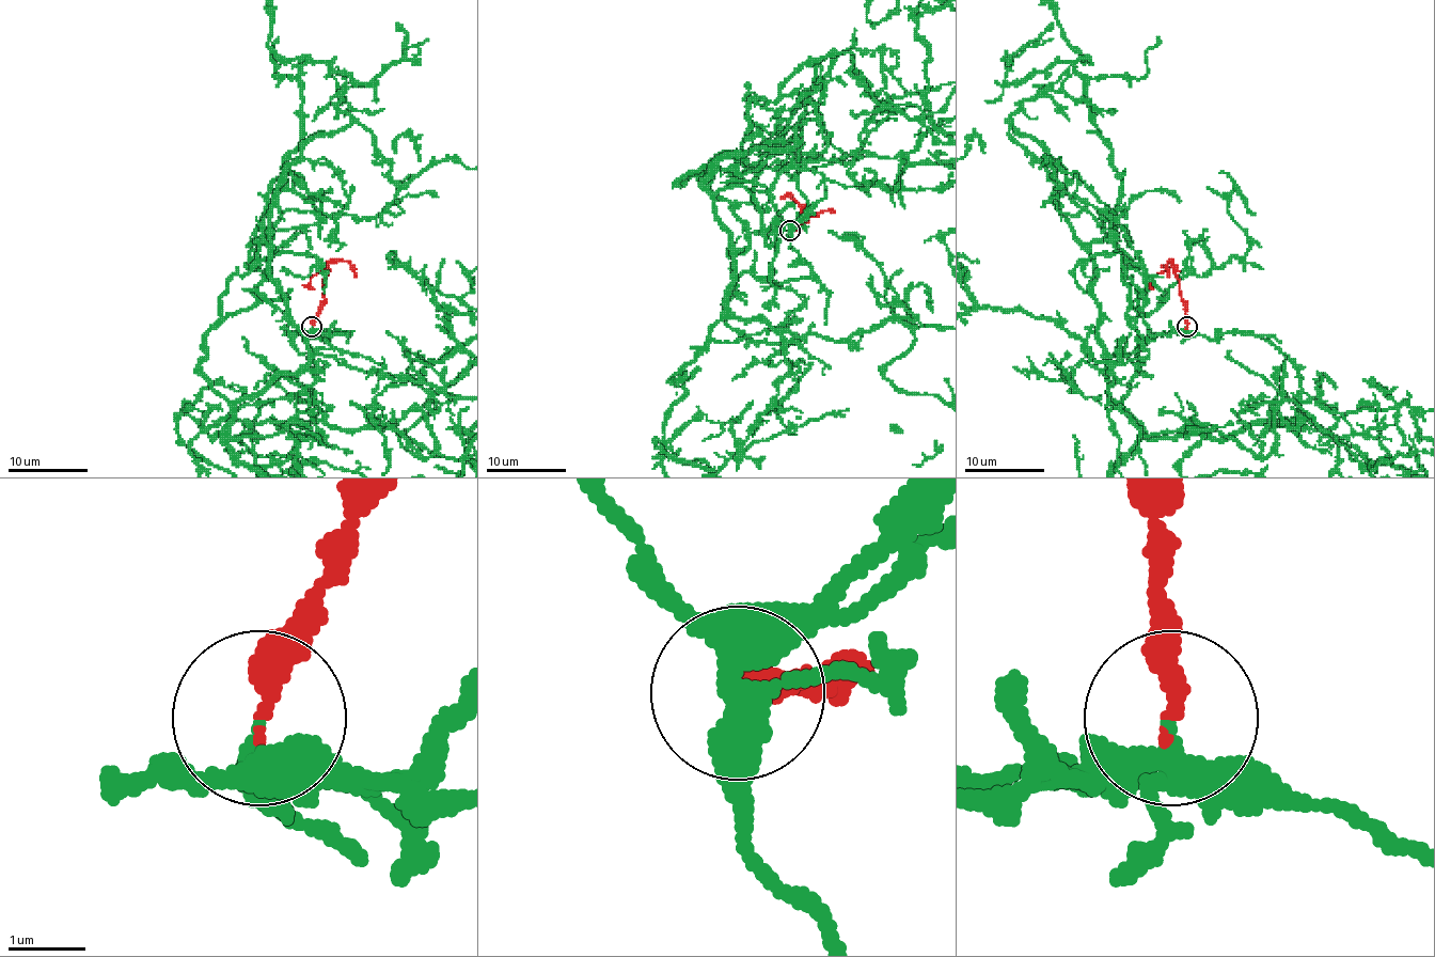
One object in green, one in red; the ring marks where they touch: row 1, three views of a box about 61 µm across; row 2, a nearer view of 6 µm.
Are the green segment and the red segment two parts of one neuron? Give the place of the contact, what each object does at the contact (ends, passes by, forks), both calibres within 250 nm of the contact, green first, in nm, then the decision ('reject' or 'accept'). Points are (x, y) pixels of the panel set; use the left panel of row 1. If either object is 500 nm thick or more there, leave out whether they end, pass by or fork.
(312, 326) | green passes by | red ends | 280/320 nm | accept

